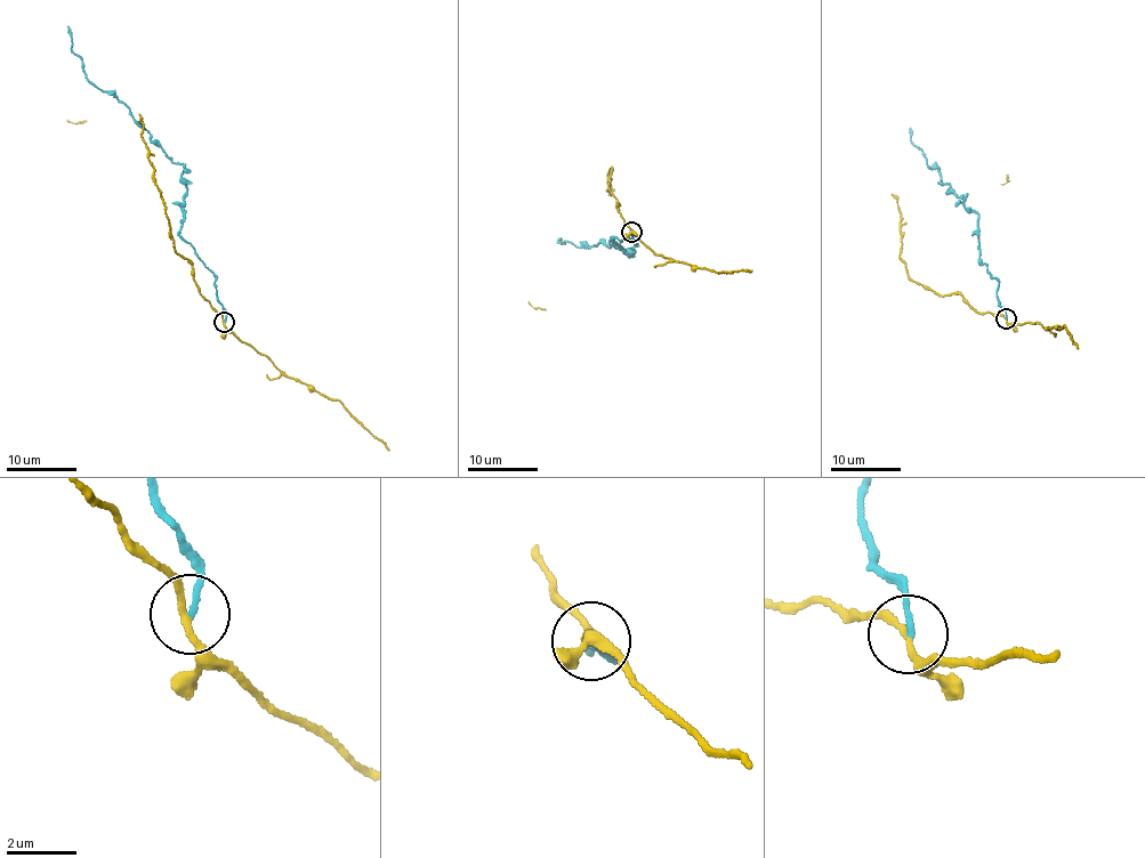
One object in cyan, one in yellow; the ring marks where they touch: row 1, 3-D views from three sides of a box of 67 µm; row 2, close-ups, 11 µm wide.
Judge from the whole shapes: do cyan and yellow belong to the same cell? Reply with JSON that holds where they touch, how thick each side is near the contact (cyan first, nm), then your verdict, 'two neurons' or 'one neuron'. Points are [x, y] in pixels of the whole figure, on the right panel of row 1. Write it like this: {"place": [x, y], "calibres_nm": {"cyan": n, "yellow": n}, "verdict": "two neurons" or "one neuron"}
{"place": [1006, 318], "calibres_nm": {"cyan": 180, "yellow": 170}, "verdict": "two neurons"}

